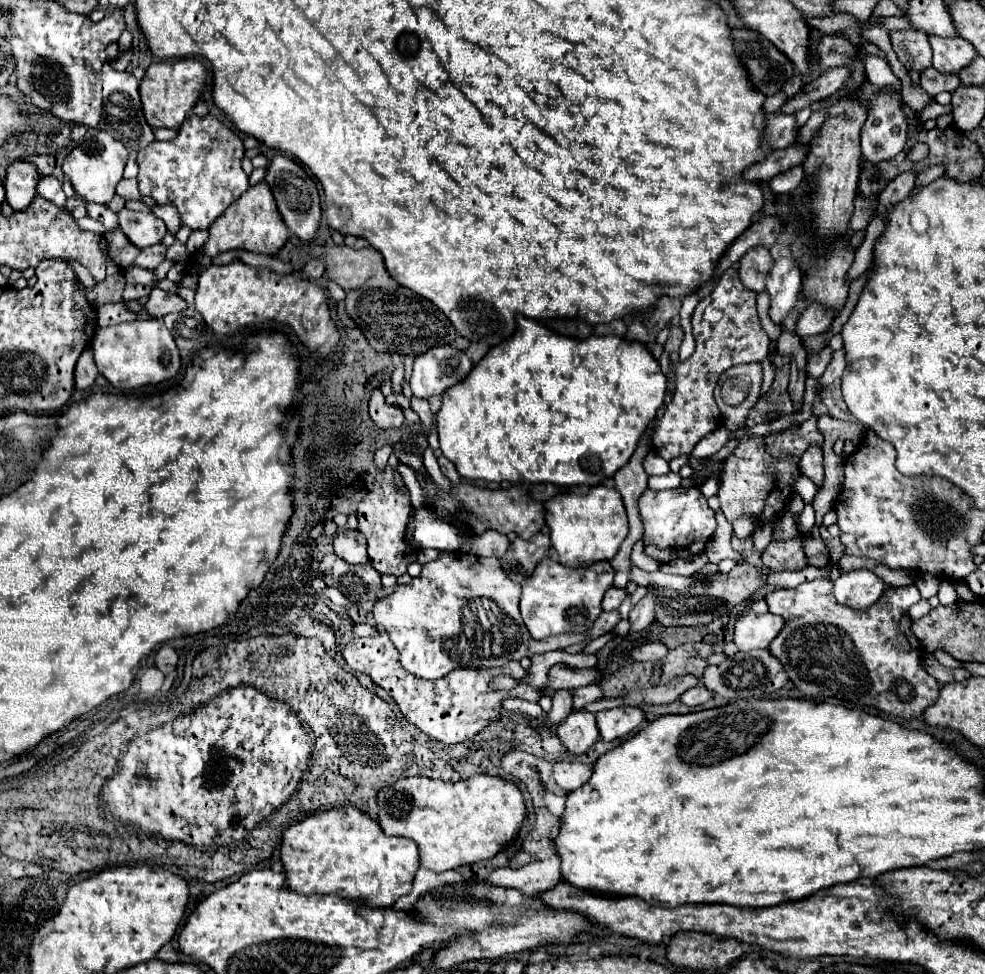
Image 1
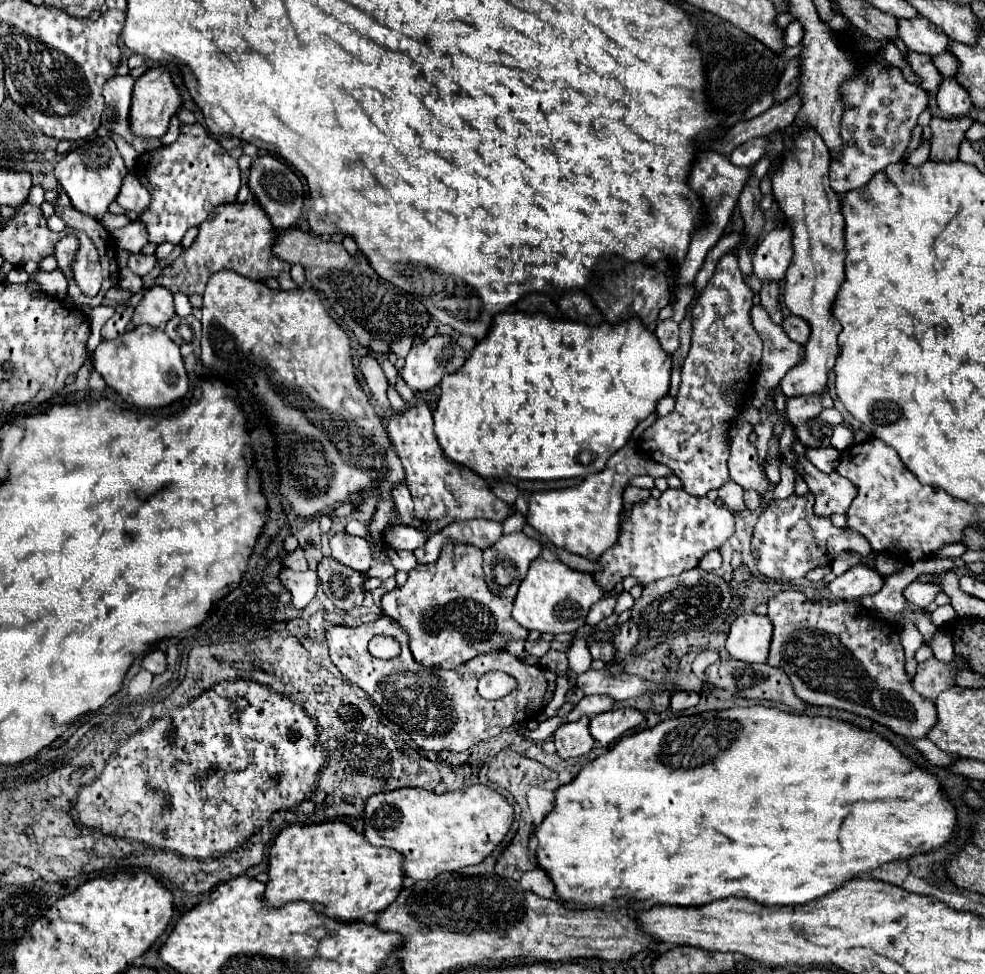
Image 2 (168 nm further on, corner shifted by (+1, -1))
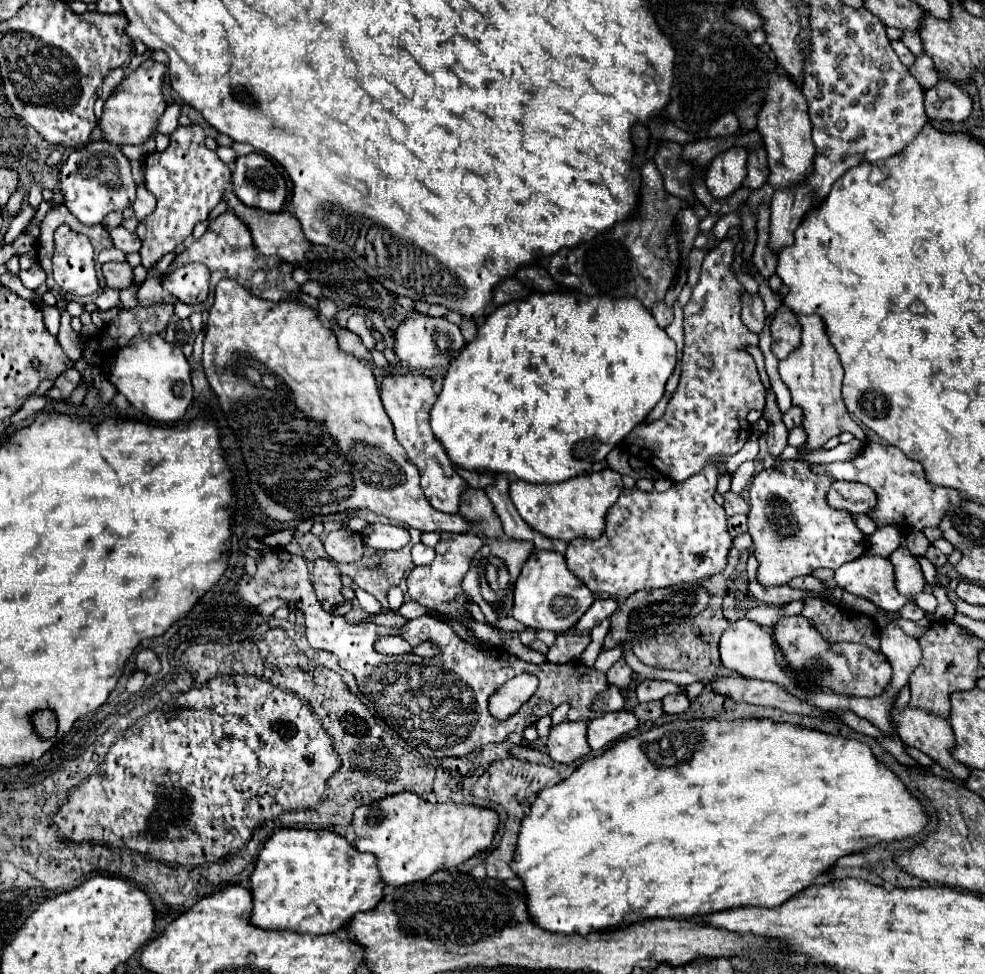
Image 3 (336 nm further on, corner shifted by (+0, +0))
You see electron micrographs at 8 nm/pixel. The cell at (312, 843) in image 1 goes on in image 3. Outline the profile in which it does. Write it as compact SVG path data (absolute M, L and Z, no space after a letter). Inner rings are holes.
M277 830L259 852L253 874L249 876L253 910L249 922L263 930L291 930L297 934L333 934L357 914L377 906L383 896L383 884L377 876L373 856L355 852L339 834L329 830Z

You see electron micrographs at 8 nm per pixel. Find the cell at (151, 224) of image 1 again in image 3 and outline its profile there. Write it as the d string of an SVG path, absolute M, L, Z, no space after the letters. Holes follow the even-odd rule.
M117 226L117 228L111 230L109 234L111 234L111 240L113 240L113 246L115 246L115 248L123 250L125 254L127 254L127 252L139 252L141 242L137 240L137 234L135 234L135 232L129 232L129 230L125 230L123 226Z

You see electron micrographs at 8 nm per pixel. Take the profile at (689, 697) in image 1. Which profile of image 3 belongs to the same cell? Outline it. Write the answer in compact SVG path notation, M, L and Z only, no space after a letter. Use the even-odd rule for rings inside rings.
M669 694L661 702L665 714L681 714L689 708L689 698L685 694Z

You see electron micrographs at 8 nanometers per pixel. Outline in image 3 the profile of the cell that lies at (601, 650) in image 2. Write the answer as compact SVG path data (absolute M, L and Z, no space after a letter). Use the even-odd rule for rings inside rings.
M559 634L557 640L549 646L549 652L545 654L549 662L565 664L573 662L581 656L581 652L589 646L591 636L589 634Z

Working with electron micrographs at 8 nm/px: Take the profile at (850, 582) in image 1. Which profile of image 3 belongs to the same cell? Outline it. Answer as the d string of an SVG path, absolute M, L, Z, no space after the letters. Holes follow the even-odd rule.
M865 554L857 560L851 560L851 562L843 564L841 568L835 570L835 582L843 590L847 590L855 596L863 596L863 598L871 600L875 606L879 606L883 610L901 610L909 602L909 598L905 598L897 592L897 588L895 588L895 568L889 562L889 558L883 558L883 556Z

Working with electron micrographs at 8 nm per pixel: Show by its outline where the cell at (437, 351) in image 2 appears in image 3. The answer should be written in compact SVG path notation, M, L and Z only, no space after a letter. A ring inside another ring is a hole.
M411 310L405 314L405 320L393 330L393 338L395 338L393 352L397 354L397 358L421 372L427 372L433 368L447 368L465 344L465 338L461 336L459 326L455 326L445 318L433 318L419 310Z

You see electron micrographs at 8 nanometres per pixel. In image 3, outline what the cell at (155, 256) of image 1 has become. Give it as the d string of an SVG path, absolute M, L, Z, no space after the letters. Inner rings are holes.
M107 262L101 266L101 272L105 276L107 286L115 290L125 290L133 282L133 270L127 262Z

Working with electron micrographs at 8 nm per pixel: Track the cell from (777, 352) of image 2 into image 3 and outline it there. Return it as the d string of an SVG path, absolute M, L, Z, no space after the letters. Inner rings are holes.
M743 292L741 294L741 320L743 324L751 330L751 332L761 332L763 326L765 326L765 306L763 306L763 300L759 294L749 294L749 292Z

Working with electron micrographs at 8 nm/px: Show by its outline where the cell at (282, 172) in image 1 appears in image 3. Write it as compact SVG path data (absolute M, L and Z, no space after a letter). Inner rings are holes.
M259 152L237 156L231 180L233 192L245 206L279 212L285 204L287 186L279 168Z

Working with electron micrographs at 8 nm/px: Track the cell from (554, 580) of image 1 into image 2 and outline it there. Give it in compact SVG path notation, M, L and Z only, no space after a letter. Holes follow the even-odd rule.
M538 557L536 561L532 561L528 575L524 577L518 589L512 617L528 631L540 631L552 635L574 633L586 623L586 615L590 607L596 601L600 601L604 593L606 591L596 583L596 579L590 573L574 571L558 559L548 561Z

